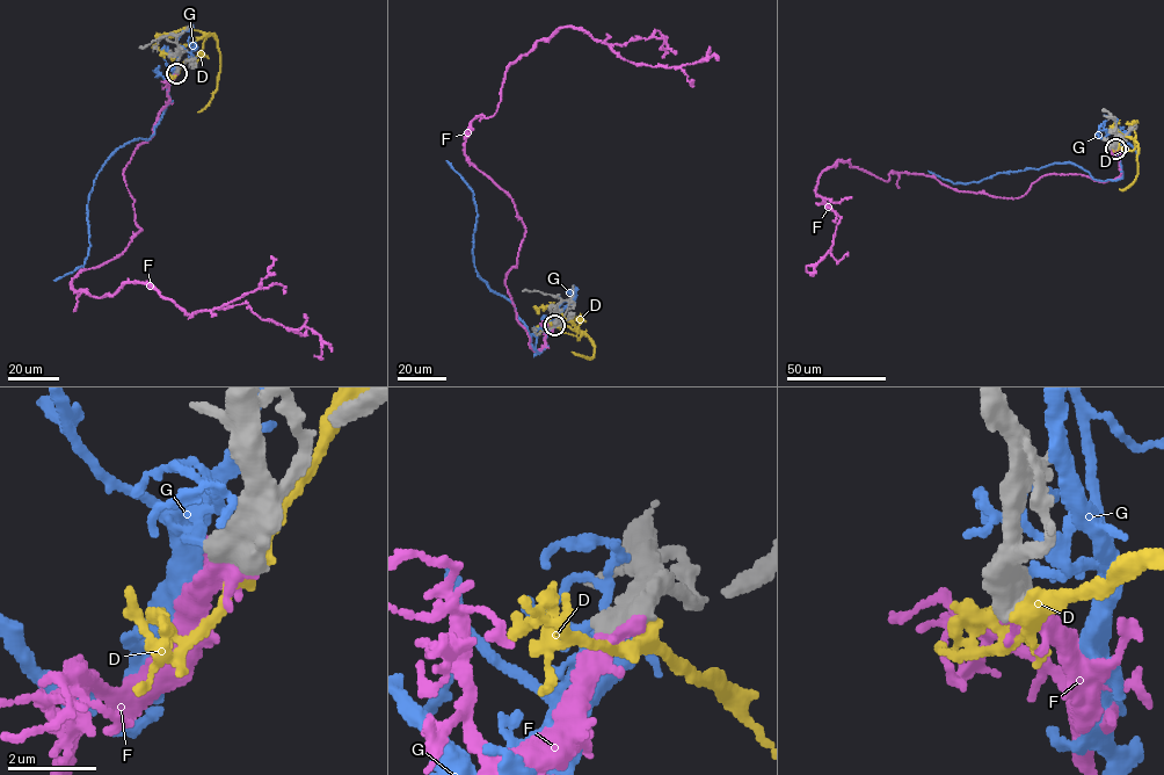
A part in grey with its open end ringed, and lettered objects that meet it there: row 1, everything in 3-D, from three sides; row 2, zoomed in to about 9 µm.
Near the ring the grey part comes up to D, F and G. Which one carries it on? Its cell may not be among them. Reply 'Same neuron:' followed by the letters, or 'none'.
Same neuron: F

